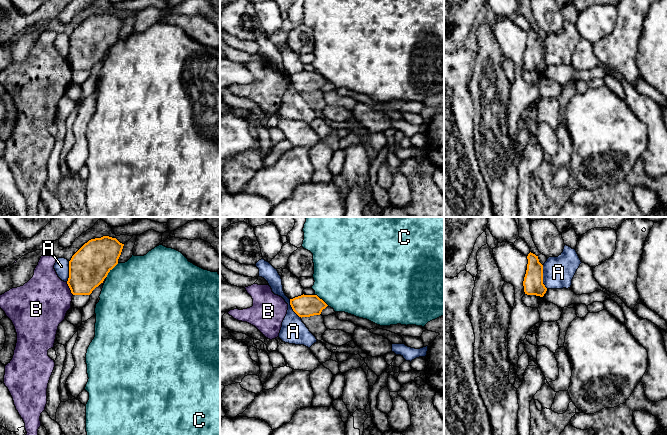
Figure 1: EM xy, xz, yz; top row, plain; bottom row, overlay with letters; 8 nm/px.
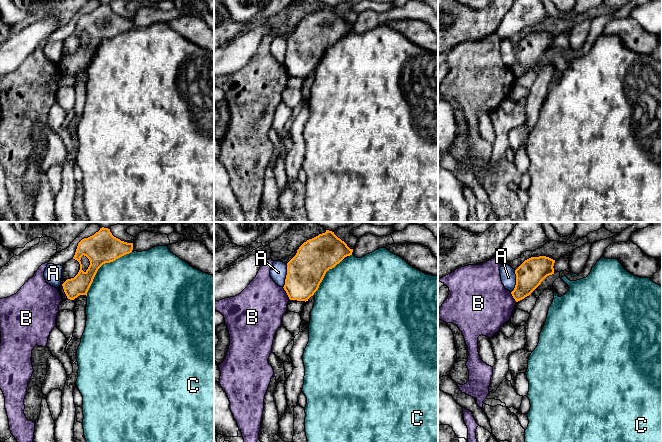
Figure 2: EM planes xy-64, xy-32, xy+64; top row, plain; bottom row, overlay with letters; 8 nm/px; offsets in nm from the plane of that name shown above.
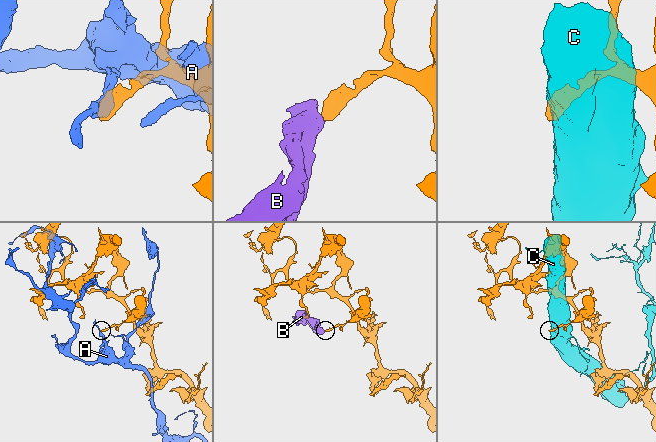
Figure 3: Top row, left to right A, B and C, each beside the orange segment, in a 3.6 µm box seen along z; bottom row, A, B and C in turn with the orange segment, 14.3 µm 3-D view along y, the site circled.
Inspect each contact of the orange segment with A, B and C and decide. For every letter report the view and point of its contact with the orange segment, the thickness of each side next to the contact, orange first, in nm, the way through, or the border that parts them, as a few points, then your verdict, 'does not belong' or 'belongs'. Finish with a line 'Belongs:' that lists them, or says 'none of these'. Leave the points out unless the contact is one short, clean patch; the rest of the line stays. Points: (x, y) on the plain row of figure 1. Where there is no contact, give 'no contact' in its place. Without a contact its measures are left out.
A: yz (542, 53) | 160/260 nm | does not belong
B: xy (69, 63) | 320/400 nm | along xy (66, 58), (73, 70) | does not belong
C: xy (111, 45) | 320/480 nm | does not belong
Belongs: none of these

